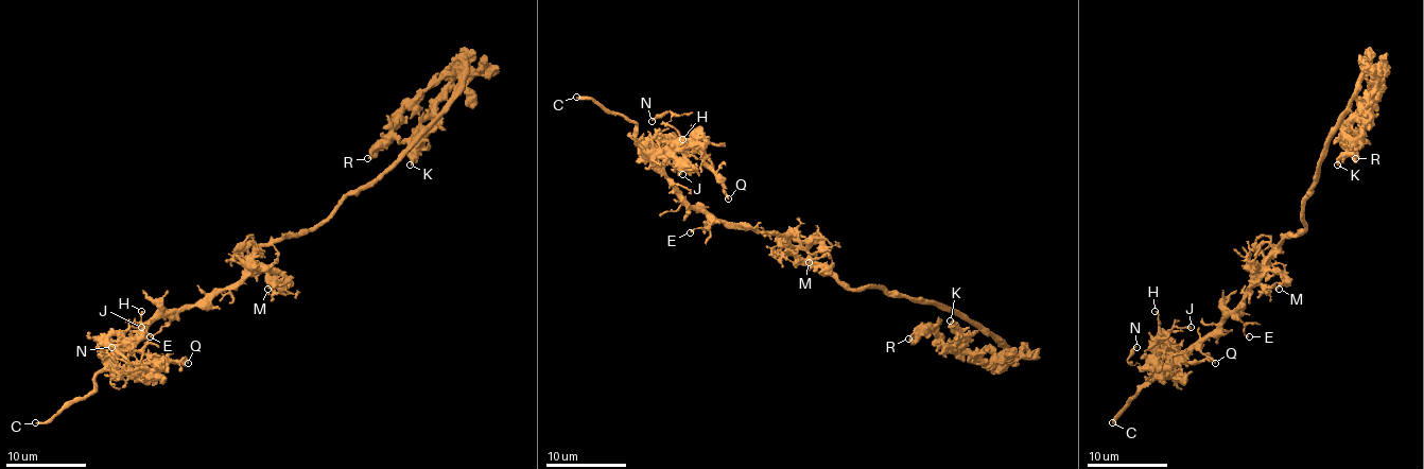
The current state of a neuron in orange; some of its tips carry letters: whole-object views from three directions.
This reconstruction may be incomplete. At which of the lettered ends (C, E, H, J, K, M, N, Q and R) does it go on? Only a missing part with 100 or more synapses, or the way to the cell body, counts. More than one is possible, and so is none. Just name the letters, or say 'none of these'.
C

